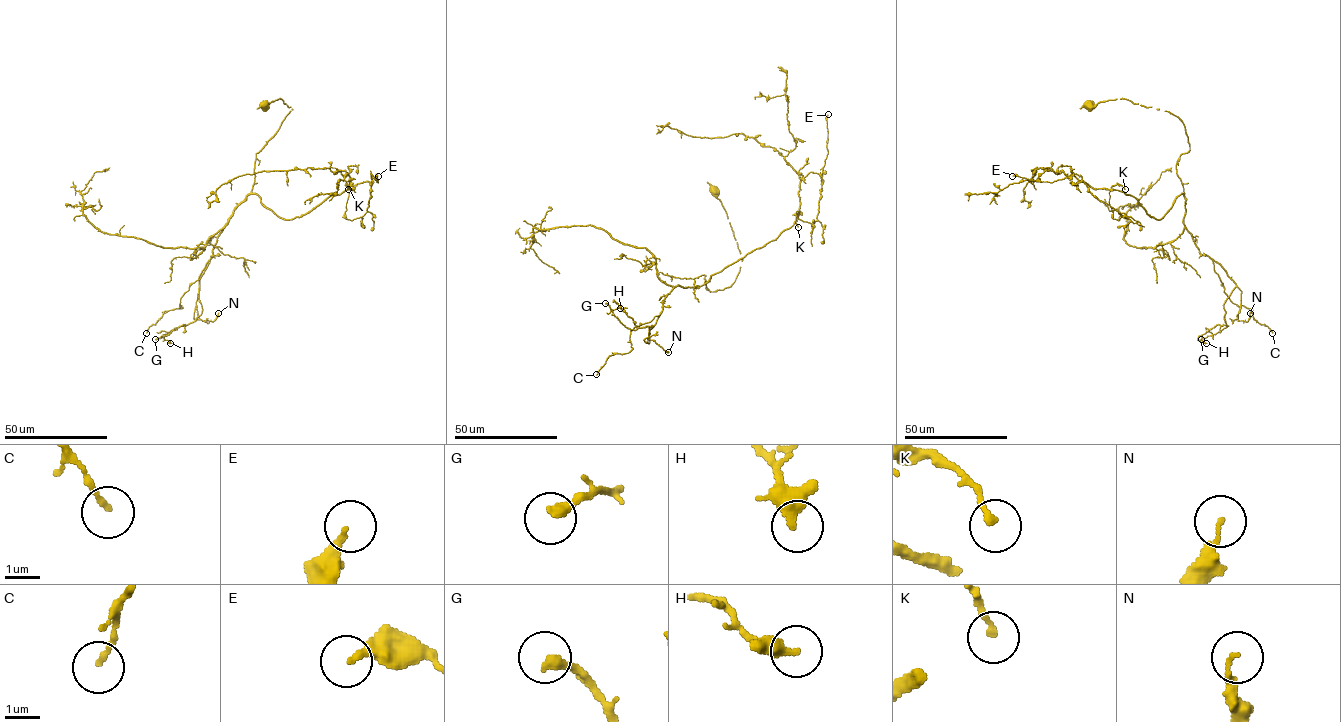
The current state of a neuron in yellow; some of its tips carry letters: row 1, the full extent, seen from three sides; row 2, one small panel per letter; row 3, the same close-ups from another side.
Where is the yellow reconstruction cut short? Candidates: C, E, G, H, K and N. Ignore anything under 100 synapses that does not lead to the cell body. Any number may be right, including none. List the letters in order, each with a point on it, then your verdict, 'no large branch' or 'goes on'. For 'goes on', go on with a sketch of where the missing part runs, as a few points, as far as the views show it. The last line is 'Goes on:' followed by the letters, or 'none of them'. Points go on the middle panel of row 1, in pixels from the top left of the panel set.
C: (596, 374) | no large branch
E: (828, 114) | no large branch
G: (605, 303) | no large branch
H: (620, 308) | no large branch
K: (798, 227) | no large branch
N: (668, 352) | no large branch
Goes on: none of them

